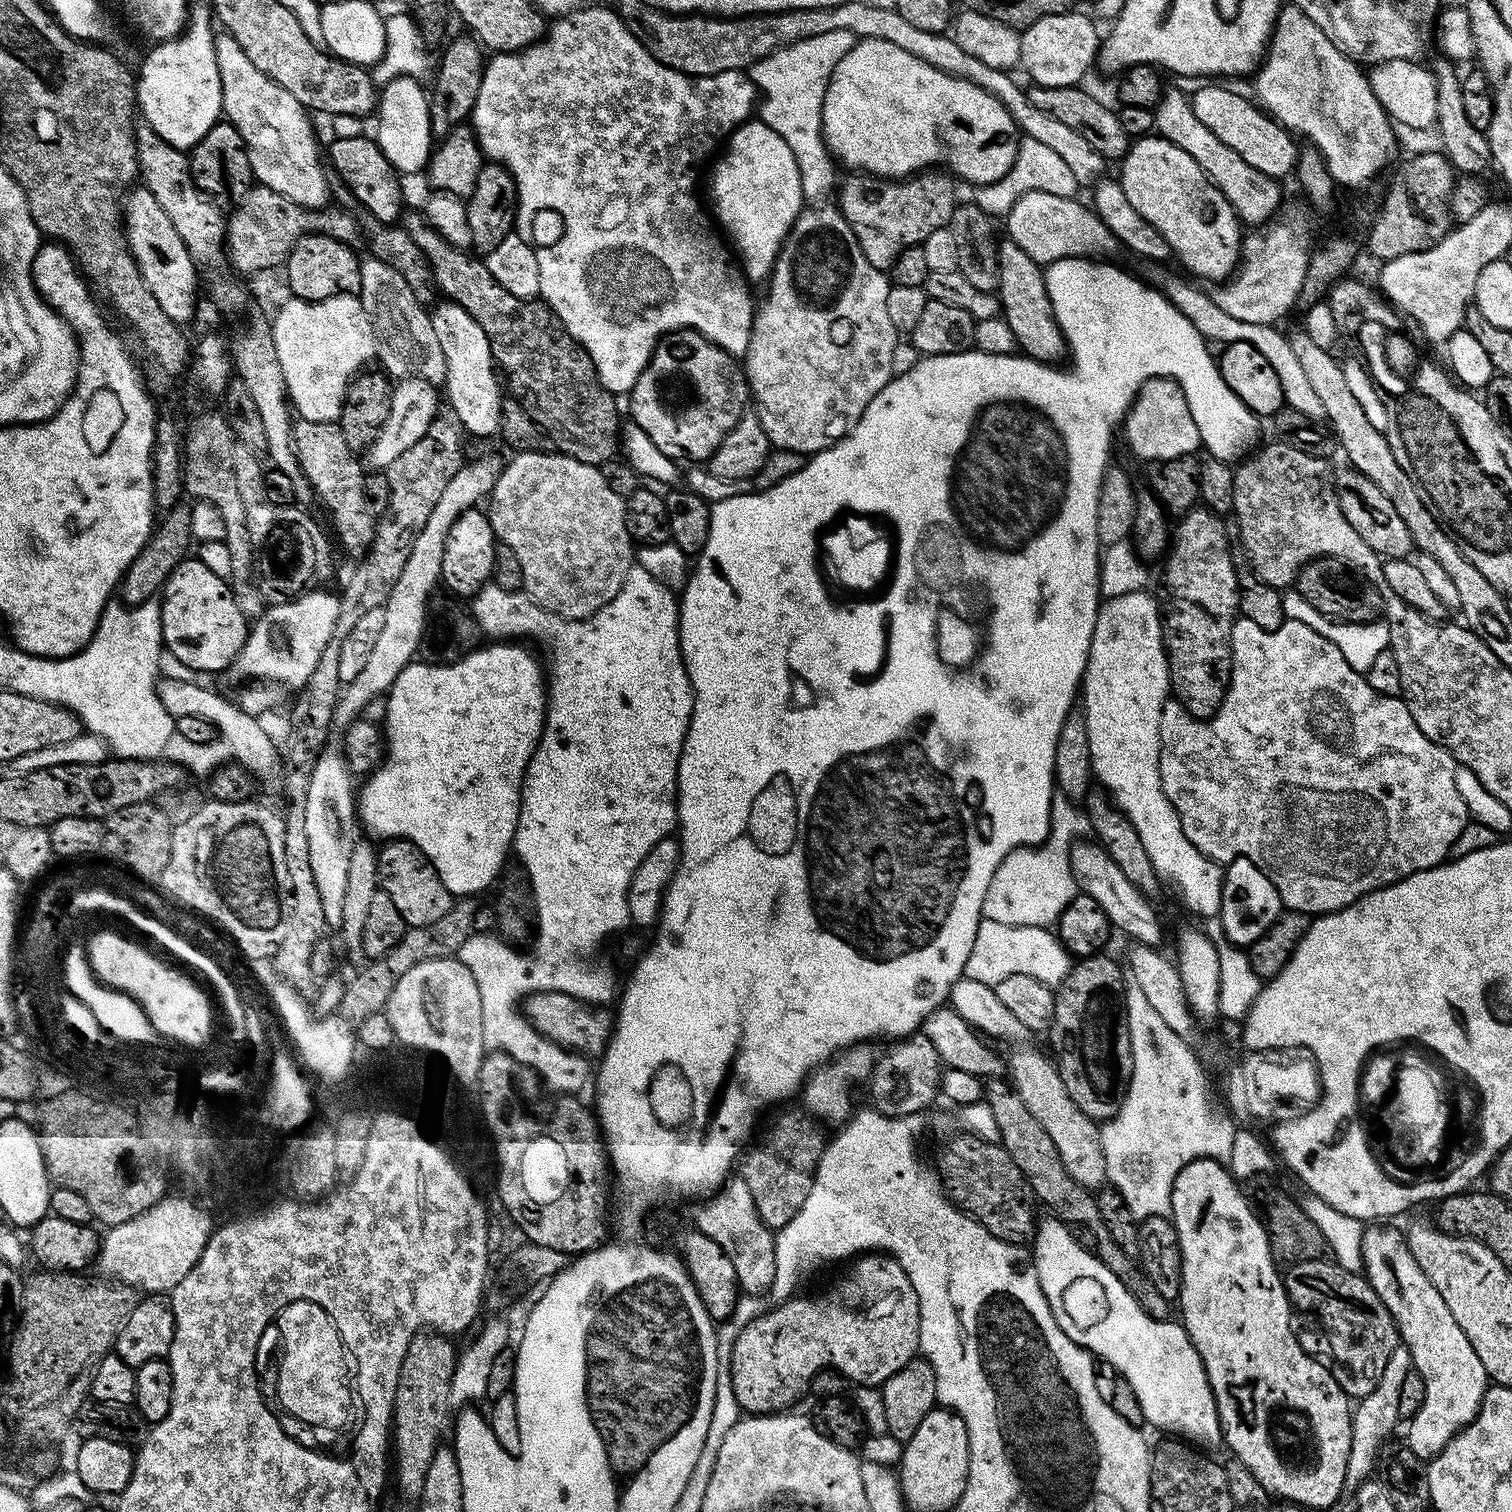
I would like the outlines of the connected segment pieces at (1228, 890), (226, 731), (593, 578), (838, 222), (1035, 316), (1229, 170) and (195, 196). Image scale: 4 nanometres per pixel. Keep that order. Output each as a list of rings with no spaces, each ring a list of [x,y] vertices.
[[[1241,856],[1230,861],[1223,873],[1219,918],[1226,930],[1226,938],[1237,946],[1253,944],[1258,938],[1262,938],[1262,934],[1266,934],[1266,930],[1270,930],[1272,923],[1280,917],[1282,905],[1278,890],[1274,882],[1270,882],[1270,878],[1266,878],[1266,874],[1262,874],[1262,870],[1254,866],[1254,862]]]
[[[161,679],[156,686],[156,693],[160,695],[162,706],[174,718],[206,718],[215,726],[219,739],[230,742],[233,751],[232,760],[239,764],[249,776],[260,780],[279,781],[282,776],[282,752],[272,741],[272,736],[260,725],[257,717],[246,714],[239,703],[226,700],[219,696],[212,688],[203,688],[192,680],[164,680]]]
[[[559,450],[548,451],[516,452],[513,455],[513,460],[501,467],[497,482],[491,495],[486,500],[486,505],[488,505],[488,508],[486,507],[486,515],[497,541],[510,546],[510,550],[514,550],[514,554],[518,554],[518,562],[522,562],[523,591],[548,612],[557,612],[567,620],[585,620],[593,616],[598,610],[602,610],[602,606],[606,606],[614,598],[614,594],[618,594],[618,590],[622,590],[622,582],[626,578],[626,574],[634,566],[634,541],[628,532],[626,514],[624,513],[626,500],[625,497],[614,494],[614,490],[610,490],[610,482],[606,482],[603,471],[597,465],[578,462]]]
[[[824,202],[819,206],[808,206],[801,211],[788,231],[788,236],[784,240],[784,245],[780,247],[780,253],[776,259],[776,264],[772,268],[772,274],[766,281],[768,293],[764,296],[764,301],[759,301],[752,318],[752,333],[748,343],[748,353],[742,358],[742,371],[746,377],[746,383],[750,389],[751,399],[756,400],[755,415],[760,418],[762,430],[766,430],[768,443],[772,448],[785,448],[805,454],[815,454],[831,444],[837,444],[843,436],[849,435],[852,428],[862,418],[866,406],[874,402],[874,398],[882,389],[892,381],[894,375],[894,350],[898,346],[898,330],[894,322],[890,322],[889,309],[886,306],[888,289],[890,287],[889,277],[885,269],[870,266],[866,254],[862,254],[862,246],[854,234],[854,230],[846,222],[846,218],[841,214],[839,207],[831,203]]]
[[[1007,238],[999,241],[996,262],[1000,266],[998,277],[998,308],[1002,313],[1003,320],[1010,326],[1010,330],[1014,330],[1017,349],[1023,355],[1030,356],[1034,360],[1045,362],[1059,361],[1056,359],[1062,354],[1065,355],[1066,352],[1064,331],[1058,326],[1056,316],[1052,312],[1052,303],[1048,297],[1046,282],[1044,281],[1045,269],[1041,265],[1036,264],[1034,258],[1030,258],[1030,254],[1026,254],[1026,250],[1022,250],[1014,241]]]
[[[1175,86],[1163,89],[1163,96],[1154,107],[1156,114],[1155,131],[1163,140],[1168,140],[1178,150],[1186,150],[1194,162],[1208,175],[1208,181],[1230,202],[1236,215],[1241,217],[1245,225],[1264,226],[1277,215],[1280,208],[1280,188],[1275,179],[1250,166],[1244,158],[1239,157],[1226,142],[1221,142],[1217,136],[1194,115],[1189,93]]]
[[[147,126],[135,129],[136,157],[140,163],[139,175],[143,187],[158,198],[158,206],[166,210],[166,218],[174,222],[174,230],[178,230],[178,238],[188,243],[188,250],[193,260],[201,265],[209,264],[216,268],[226,260],[226,216],[220,213],[221,205],[198,190],[192,177],[192,165],[183,151],[168,145],[155,130]]]

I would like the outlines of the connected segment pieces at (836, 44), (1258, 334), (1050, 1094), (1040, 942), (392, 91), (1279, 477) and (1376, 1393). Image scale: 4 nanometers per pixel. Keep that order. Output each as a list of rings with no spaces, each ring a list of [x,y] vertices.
[[[830,30],[830,34],[817,34],[815,38],[806,38],[806,42],[786,46],[762,58],[750,69],[757,93],[762,94],[758,104],[759,119],[770,126],[770,130],[774,130],[778,138],[786,142],[786,146],[790,146],[798,162],[804,199],[808,202],[827,201],[828,195],[831,192],[833,195],[838,184],[838,164],[824,145],[820,115],[830,74],[834,66],[842,62],[842,54],[846,54],[856,45],[857,39],[857,36],[850,34],[850,30]]]
[[[1168,280],[1162,285],[1162,291],[1168,297],[1175,308],[1186,318],[1190,318],[1190,322],[1197,330],[1204,335],[1205,341],[1213,342],[1217,340],[1220,346],[1230,345],[1241,340],[1242,342],[1250,342],[1258,350],[1262,350],[1262,355],[1270,362],[1270,366],[1274,366],[1274,374],[1278,374],[1278,382],[1282,382],[1282,394],[1284,395],[1284,403],[1290,409],[1300,412],[1296,414],[1308,414],[1304,412],[1321,411],[1318,402],[1318,394],[1314,394],[1310,381],[1307,380],[1306,374],[1302,371],[1302,365],[1298,363],[1294,350],[1290,350],[1290,342],[1287,335],[1282,331],[1275,332],[1277,329],[1272,326],[1261,326],[1258,324],[1240,324],[1238,318],[1230,318],[1230,314],[1226,314],[1226,310],[1222,310],[1220,306],[1213,302],[1211,295],[1206,291],[1199,292],[1196,288],[1191,288],[1188,284],[1175,284],[1174,281]]]
[[[1028,1048],[1018,1049],[1012,1057],[1009,1055],[1006,1068],[1010,1073],[1010,1083],[1022,1098],[1022,1102],[1026,1102],[1030,1114],[1038,1118],[1042,1130],[1050,1134],[1054,1150],[1058,1150],[1058,1158],[1062,1158],[1062,1166],[1066,1166],[1066,1174],[1070,1174],[1070,1178],[1074,1178],[1074,1182],[1078,1182],[1083,1188],[1099,1190],[1105,1187],[1108,1175],[1097,1121],[1082,1114],[1082,1110],[1074,1106],[1070,1094],[1066,1094],[1066,1086],[1055,1063],[1045,1056],[1040,1052],[1031,1052]]]
[[[981,919],[980,929],[976,931],[976,941],[970,950],[970,958],[966,958],[964,976],[983,984],[995,986],[1002,978],[1010,978],[1010,974],[1030,974],[1030,978],[1038,978],[1038,982],[1049,986],[1059,986],[1066,978],[1070,967],[1070,953],[1059,939],[1048,928],[1011,928],[998,922]]]
[[[399,76],[387,81],[378,96],[376,119],[378,130],[374,138],[397,173],[406,175],[420,173],[427,167],[434,146],[434,137],[429,120],[427,91],[415,77]]]
[[[1287,443],[1261,447],[1234,472],[1232,512],[1240,527],[1243,555],[1256,577],[1271,588],[1288,590],[1295,585],[1305,564],[1319,556],[1337,556],[1371,584],[1387,587],[1381,557],[1366,546],[1362,534],[1342,514],[1334,476],[1331,471],[1328,473],[1327,462],[1304,452],[1308,450],[1295,443]]]
[[[1397,1346],[1394,1354],[1390,1354],[1390,1358],[1386,1361],[1386,1370],[1382,1370],[1382,1378],[1378,1378],[1378,1386],[1374,1386],[1370,1394],[1359,1397],[1355,1401],[1352,1408],[1352,1441],[1344,1479],[1345,1489],[1355,1490],[1373,1475],[1372,1467],[1375,1464],[1377,1467],[1378,1457],[1385,1447],[1384,1439],[1395,1430],[1396,1423],[1401,1423],[1402,1418],[1398,1414],[1398,1394],[1402,1394],[1402,1382],[1410,1371],[1413,1371],[1410,1350]]]

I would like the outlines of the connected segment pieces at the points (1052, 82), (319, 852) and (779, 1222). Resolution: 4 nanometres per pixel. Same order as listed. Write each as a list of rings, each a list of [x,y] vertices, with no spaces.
[[[1067,11],[1062,15],[1048,15],[1040,19],[1034,26],[1027,28],[1020,37],[1020,66],[1038,84],[1046,88],[1064,88],[1080,81],[1084,74],[1093,67],[1100,49],[1100,35],[1094,25],[1095,21],[1087,15],[1074,14]]]
[[[333,744],[322,748],[312,770],[304,809],[310,865],[324,909],[325,920],[332,928],[339,927],[342,920],[350,854],[353,853],[356,841],[354,826],[356,827],[358,820],[358,806],[356,785],[354,786],[352,776],[354,777],[353,769],[341,749],[339,751]]]
[[[803,1110],[784,1112],[781,1116],[774,1117],[772,1125],[765,1130],[764,1137],[743,1153],[738,1172],[744,1177],[746,1186],[750,1186],[754,1206],[767,1228],[784,1228],[786,1222],[790,1222],[790,1218],[794,1218],[794,1214],[802,1210],[802,1202],[806,1202],[806,1194],[810,1194],[816,1167],[826,1147],[823,1130],[825,1131]]]

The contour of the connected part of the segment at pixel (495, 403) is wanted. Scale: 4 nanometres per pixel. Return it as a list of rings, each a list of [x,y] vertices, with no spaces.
[[[443,302],[431,309],[434,334],[438,334],[438,342],[442,342],[442,354],[446,362],[446,404],[452,407],[455,423],[469,437],[493,436],[500,430],[502,418],[502,391],[496,381],[498,368],[492,358],[490,342],[486,338],[486,330],[462,310],[462,306],[451,302]]]

